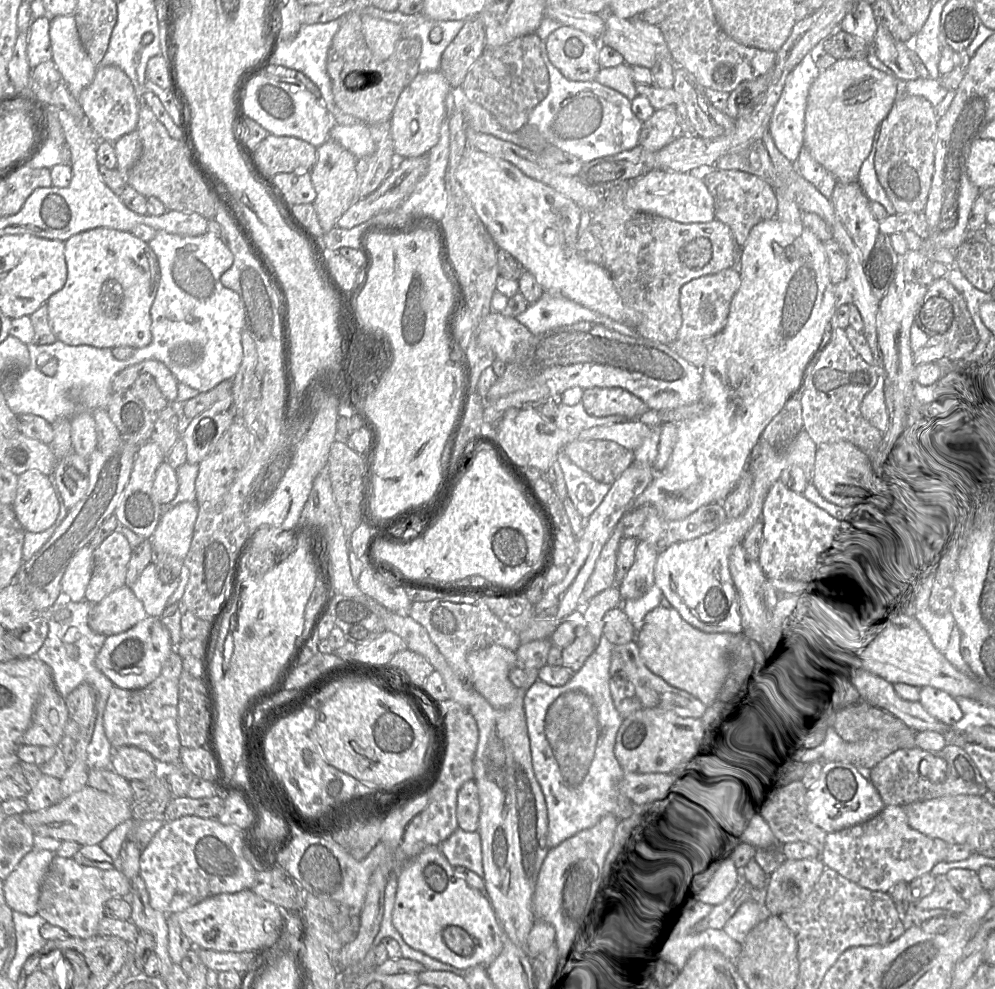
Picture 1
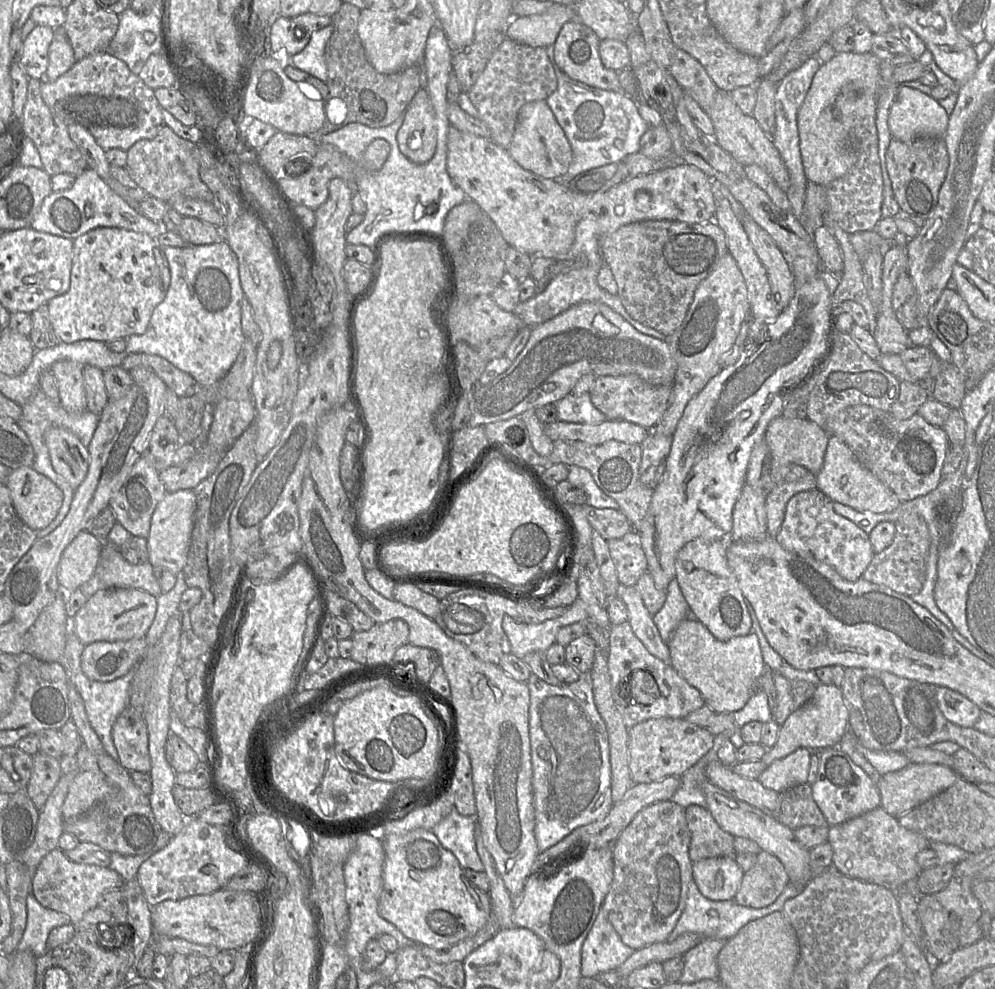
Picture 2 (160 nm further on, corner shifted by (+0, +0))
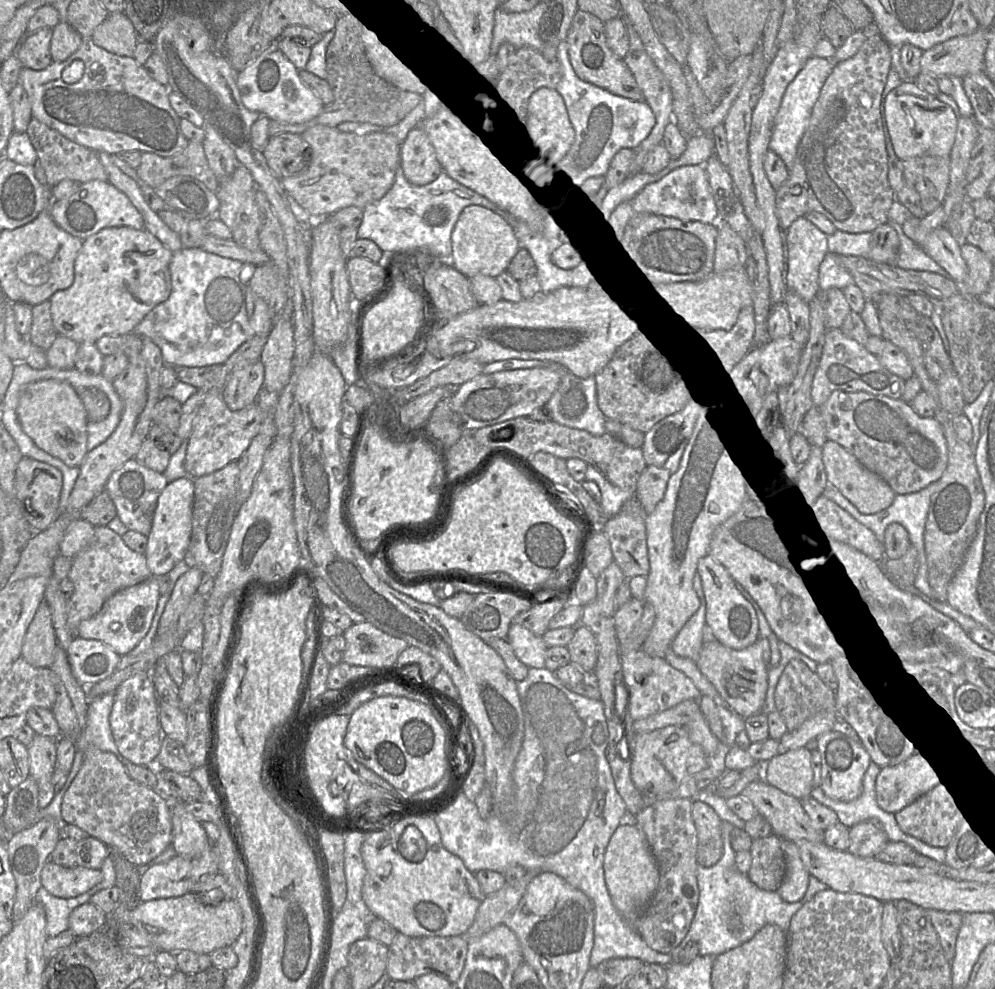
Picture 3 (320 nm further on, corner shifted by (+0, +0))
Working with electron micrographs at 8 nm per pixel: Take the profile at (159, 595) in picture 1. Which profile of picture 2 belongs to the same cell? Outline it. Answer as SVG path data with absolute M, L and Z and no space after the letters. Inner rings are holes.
M104 542L93 576L80 589L89 598L99 590L110 588L139 589L156 598L163 594L149 561L140 565L130 564L119 547L112 543L105 545Z

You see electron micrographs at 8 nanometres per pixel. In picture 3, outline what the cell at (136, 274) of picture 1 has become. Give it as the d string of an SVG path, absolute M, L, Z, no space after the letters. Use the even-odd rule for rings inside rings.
M108 227L88 237L83 241L82 249L75 260L75 279L72 286L55 292L50 298L50 312L55 330L78 344L95 343L104 335L118 336L133 332L156 305L170 296L172 258L173 252L146 229Z

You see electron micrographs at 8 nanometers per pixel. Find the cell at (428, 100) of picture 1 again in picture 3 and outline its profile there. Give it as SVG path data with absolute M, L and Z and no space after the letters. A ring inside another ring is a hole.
M420 125L408 132L401 145L400 166L407 181L415 186L434 181L443 170L429 136Z

